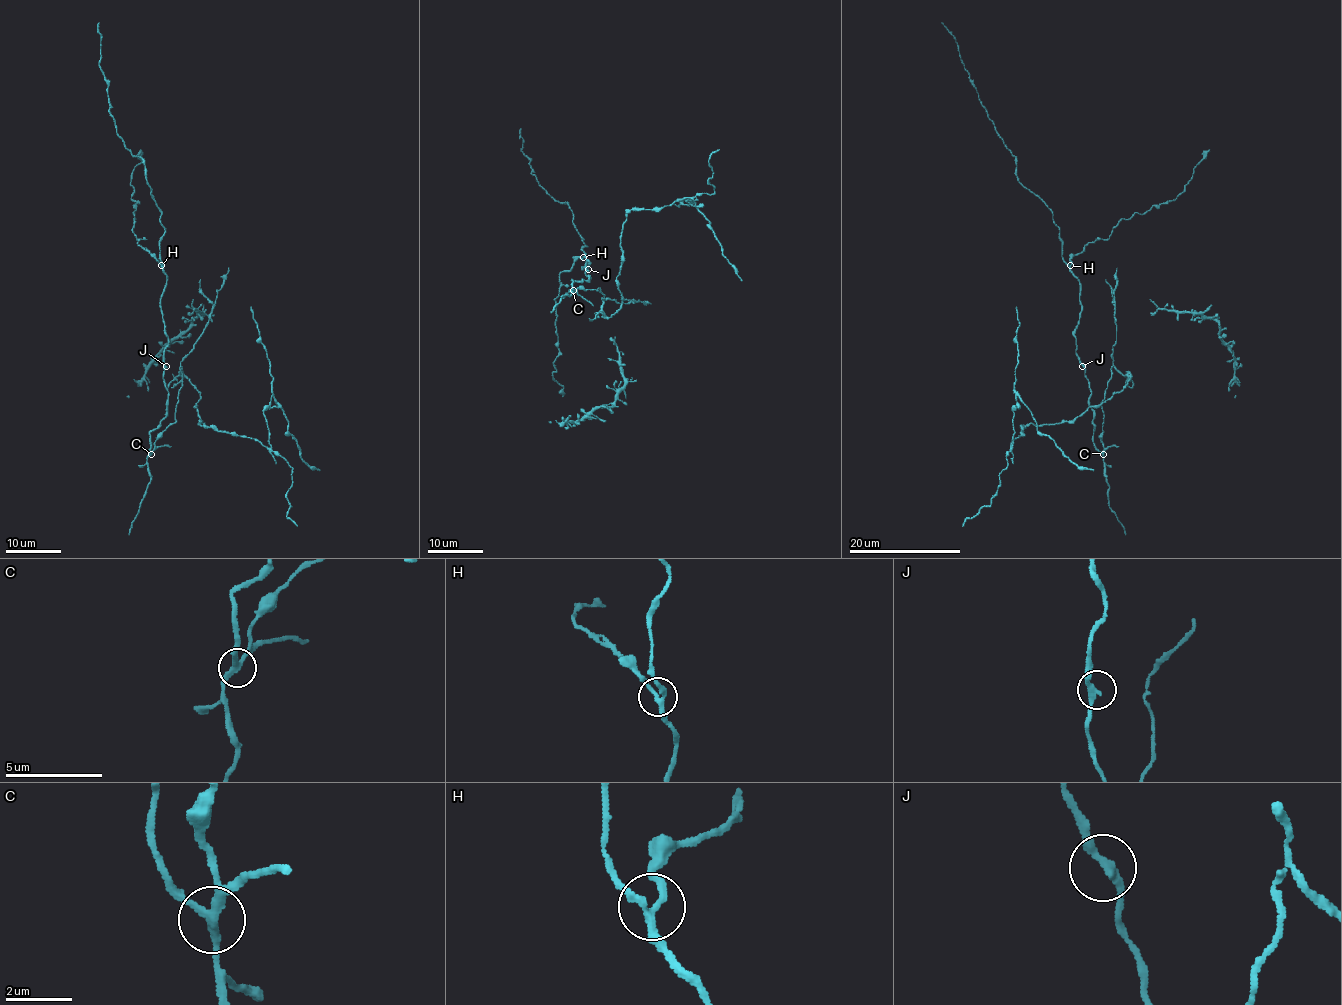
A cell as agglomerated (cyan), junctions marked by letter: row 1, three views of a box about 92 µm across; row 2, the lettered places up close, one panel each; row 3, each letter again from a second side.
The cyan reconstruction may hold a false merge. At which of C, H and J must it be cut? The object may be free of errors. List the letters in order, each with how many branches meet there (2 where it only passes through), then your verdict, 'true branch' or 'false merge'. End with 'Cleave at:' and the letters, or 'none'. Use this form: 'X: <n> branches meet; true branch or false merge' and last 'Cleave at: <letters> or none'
C: 3 branches meet; false merge
H: 3 branches meet; true branch
J: 2 branches meet; true branch
Cleave at: C

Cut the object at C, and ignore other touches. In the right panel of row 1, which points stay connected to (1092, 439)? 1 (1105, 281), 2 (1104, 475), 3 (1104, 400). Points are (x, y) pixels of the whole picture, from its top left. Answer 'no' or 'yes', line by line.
1: no
2: yes
3: no

